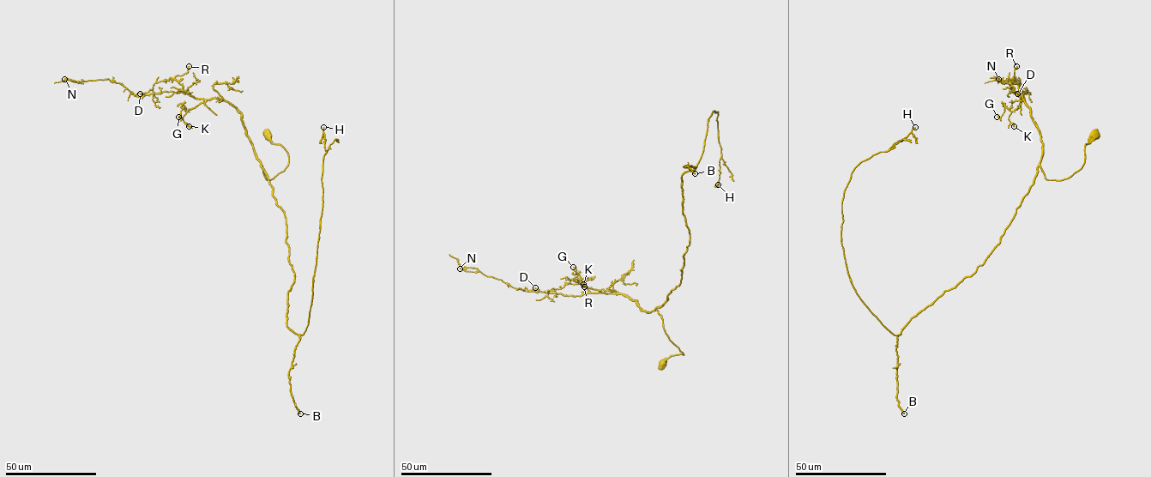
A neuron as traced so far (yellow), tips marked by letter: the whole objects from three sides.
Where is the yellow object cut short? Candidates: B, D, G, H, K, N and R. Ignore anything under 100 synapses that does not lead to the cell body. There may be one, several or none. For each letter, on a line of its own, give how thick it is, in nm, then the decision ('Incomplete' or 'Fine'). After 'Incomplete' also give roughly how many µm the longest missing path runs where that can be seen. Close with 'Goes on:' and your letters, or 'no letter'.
B: Thickness 400 nm. Incomplete. Missing length about 70 µm
D: Thickness 130 nm. Fine
G: Thickness 100 nm. Fine
H: Thickness 240 nm. Incomplete. Missing length about 80 µm
K: Thickness 200 nm. Fine
N: Thickness 120 nm. Fine
R: Thickness 400 nm. Fine
Goes on: B, H

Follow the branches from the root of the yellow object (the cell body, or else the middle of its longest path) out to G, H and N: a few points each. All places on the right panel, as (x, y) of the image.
G: (1094, 135), (1078, 171), (1047, 179), (1039, 164), (1039, 129), (1023, 99), (997, 117)
H: (1094, 135), (1069, 178), (1039, 166), (985, 262), (894, 335), (852, 283), (841, 202), (853, 169), (915, 127)
N: (1094, 135), (1078, 171), (1046, 179), (1039, 129), (1022, 99), (1027, 92), (1021, 97), (1017, 83), (998, 79)

